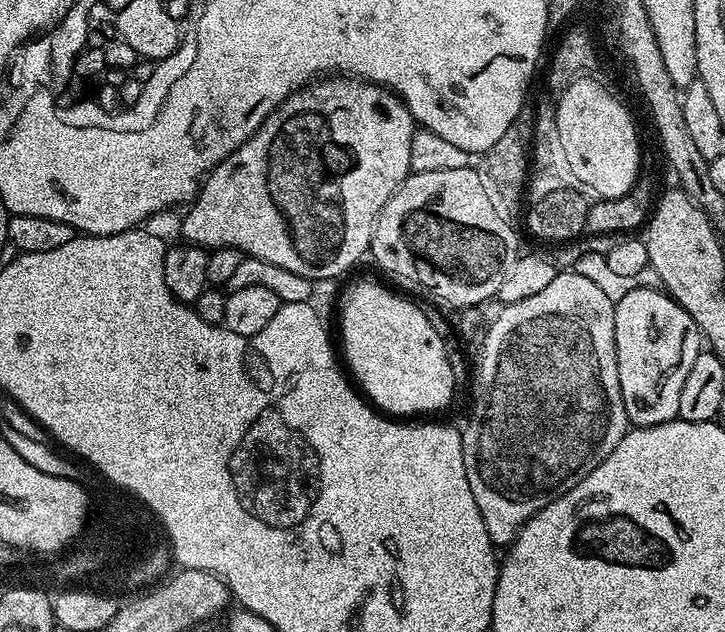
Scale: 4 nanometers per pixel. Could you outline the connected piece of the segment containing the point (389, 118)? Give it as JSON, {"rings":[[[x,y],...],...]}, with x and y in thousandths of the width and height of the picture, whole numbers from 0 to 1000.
{"rings":[[[458,117],[451,123],[437,123],[428,133],[421,133],[412,146],[403,146],[370,182],[367,193],[352,212],[326,241],[319,241],[305,259],[299,259],[281,280],[274,304],[263,318],[259,337],[248,354],[248,367],[255,381],[272,386],[274,392],[291,396],[295,392],[326,392],[338,407],[349,405],[367,415],[378,415],[378,421],[389,421],[389,427],[406,427],[406,434],[417,434],[417,440],[432,446],[458,443],[473,434],[479,424],[486,424],[512,394],[513,366],[524,334],[532,320],[549,301],[549,294],[568,272],[567,225],[575,209],[577,198],[570,190],[566,174],[556,158],[541,144],[523,133],[510,133],[495,123],[481,123],[474,117]]]}

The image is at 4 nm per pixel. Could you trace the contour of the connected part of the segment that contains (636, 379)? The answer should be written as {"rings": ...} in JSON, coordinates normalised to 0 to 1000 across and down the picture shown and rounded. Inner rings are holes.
{"rings":[[[874,456],[848,479],[848,554],[852,560],[854,609],[868,669],[876,676],[917,671],[937,657],[937,625],[952,581],[968,554],[968,528],[952,497],[912,457]]]}

